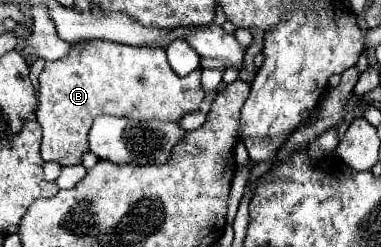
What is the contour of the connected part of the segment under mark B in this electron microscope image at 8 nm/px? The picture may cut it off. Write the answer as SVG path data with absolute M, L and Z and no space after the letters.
M77 42L73 44L71 52L57 60L45 62L43 72L39 76L39 106L37 106L37 122L43 128L43 142L41 142L41 156L45 162L57 162L61 166L77 166L85 152L89 152L87 132L91 122L101 116L119 116L131 120L145 120L157 118L161 122L177 122L179 110L199 110L199 104L205 96L199 80L199 72L191 76L179 78L167 64L167 56L163 48L133 48L123 44L109 44L109 42Z

